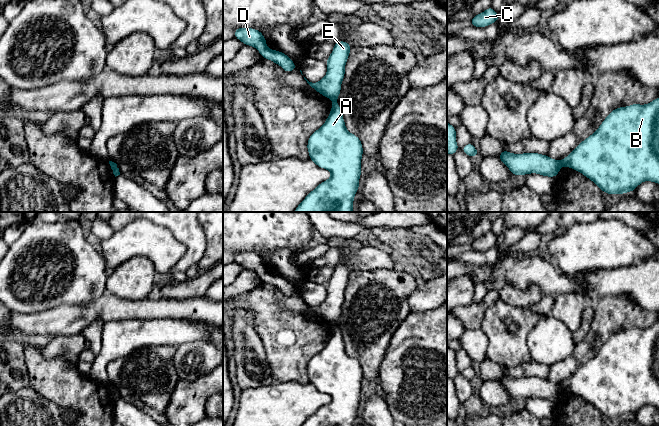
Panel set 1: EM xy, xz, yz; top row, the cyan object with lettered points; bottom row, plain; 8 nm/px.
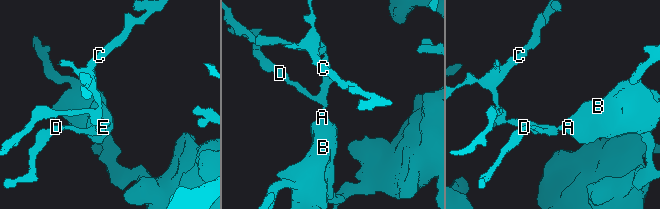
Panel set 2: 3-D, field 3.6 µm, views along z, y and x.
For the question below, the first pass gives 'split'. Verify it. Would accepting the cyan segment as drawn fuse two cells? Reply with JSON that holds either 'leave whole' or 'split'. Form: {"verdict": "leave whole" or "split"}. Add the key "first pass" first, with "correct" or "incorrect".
{"first pass": "correct", "verdict": "split"}

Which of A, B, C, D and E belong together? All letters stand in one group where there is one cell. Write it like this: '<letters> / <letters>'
A B / C D E

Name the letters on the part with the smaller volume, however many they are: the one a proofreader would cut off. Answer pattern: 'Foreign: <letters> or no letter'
Foreign: C, D, E

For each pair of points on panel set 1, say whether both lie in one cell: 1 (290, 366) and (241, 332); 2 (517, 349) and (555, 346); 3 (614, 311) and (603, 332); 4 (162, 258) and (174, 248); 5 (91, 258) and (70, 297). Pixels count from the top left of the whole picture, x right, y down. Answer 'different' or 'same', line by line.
1: different
2: different
3: same
4: same
5: same

